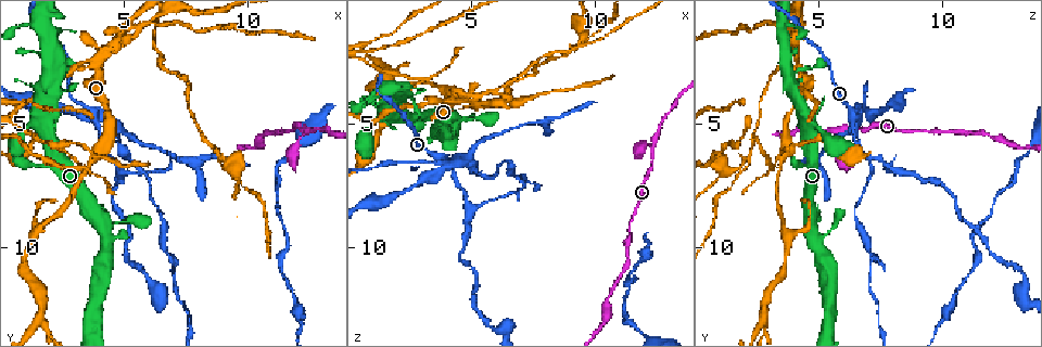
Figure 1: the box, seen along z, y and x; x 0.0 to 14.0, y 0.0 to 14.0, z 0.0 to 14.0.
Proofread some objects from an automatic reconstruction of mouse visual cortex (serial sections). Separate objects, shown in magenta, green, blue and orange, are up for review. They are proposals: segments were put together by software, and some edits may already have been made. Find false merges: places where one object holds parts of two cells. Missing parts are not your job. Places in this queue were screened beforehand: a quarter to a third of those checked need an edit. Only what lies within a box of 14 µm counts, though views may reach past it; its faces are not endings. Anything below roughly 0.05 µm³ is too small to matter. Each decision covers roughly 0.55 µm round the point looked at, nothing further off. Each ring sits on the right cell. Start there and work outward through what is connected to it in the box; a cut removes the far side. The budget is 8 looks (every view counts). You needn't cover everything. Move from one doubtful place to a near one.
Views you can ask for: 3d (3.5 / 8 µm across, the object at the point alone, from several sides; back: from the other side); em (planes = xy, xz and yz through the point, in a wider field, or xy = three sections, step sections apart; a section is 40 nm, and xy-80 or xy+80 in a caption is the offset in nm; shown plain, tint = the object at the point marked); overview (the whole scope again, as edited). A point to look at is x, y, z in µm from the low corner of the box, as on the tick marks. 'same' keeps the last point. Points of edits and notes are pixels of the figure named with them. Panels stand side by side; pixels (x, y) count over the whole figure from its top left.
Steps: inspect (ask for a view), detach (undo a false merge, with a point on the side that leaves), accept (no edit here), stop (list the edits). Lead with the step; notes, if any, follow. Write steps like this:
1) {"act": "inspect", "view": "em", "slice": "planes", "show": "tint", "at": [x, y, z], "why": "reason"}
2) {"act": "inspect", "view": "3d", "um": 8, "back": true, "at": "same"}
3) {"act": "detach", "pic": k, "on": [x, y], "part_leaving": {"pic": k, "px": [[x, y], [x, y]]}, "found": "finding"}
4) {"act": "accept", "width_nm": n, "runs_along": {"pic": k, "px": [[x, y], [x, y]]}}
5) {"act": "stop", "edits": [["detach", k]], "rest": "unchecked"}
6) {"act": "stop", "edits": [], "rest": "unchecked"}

{"act": "inspect", "view": "3d", "um": 8, "at": [4.3, 9.5, 5.2], "why": "thick turns thin"}

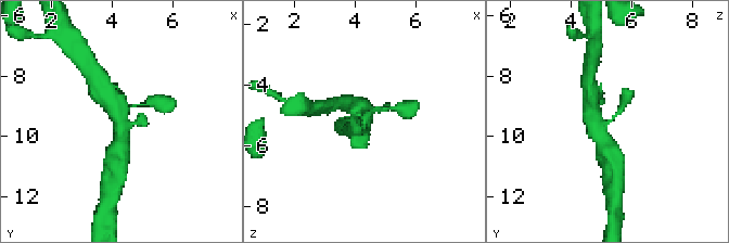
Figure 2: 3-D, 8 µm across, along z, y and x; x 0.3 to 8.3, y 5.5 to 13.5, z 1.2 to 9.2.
{"act": "inspect", "view": "3d", "um": 3.5, "at": [4.3, 9.5, 5.2], "why": "closer look"}

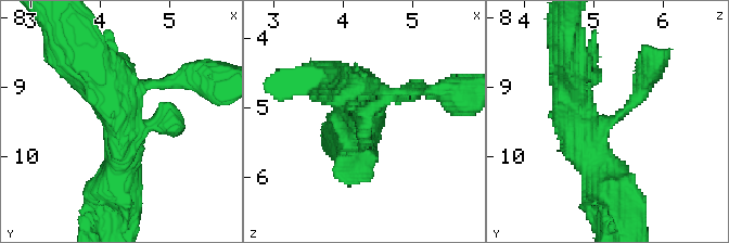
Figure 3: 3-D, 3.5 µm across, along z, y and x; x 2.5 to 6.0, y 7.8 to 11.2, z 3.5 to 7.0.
{"act": "inspect", "view": "em", "slice": "xy", "step": 5, "show": "tint", "at": [4.35, 9.45, 5.25], "why": "shape alone is not enough"}

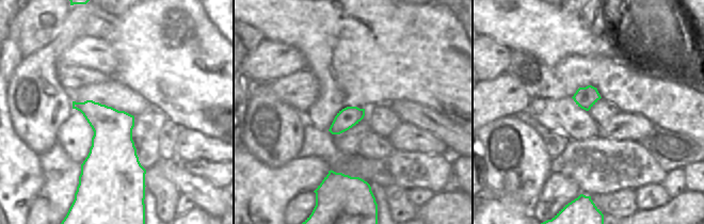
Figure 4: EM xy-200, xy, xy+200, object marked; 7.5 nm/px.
{"act": "accept", "runs_along": {"pic": 3, "px": [[573, 93], [580, 129], [616, 119], [650, 66]]}, "found": "all the same cell"}

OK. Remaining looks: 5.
{"act": "inspect", "view": "3d", "um": 3.5, "at": [1.3, 9.5, 3.7], "why": "three-way junction"}

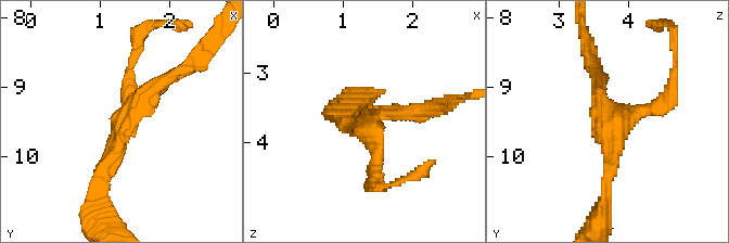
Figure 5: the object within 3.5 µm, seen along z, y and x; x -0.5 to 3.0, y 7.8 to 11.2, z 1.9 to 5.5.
{"act": "inspect", "view": "em", "slice": "xy", "step": 3, "show": "tint", "at": [1.40, 9.50, 3.75], "arms": 3, "arm_widths_nm": [200, 200, 250], "why": "need the tissue"}

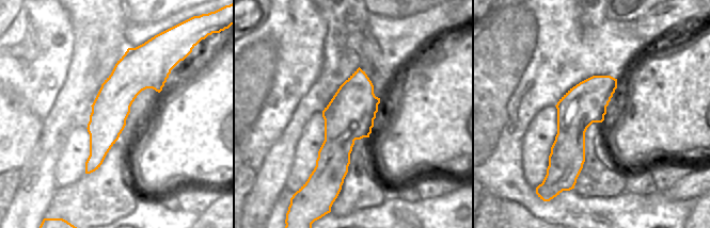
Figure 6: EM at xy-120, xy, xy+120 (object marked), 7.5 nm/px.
{"act": "accept", "runs_along": {"pic": 5, "px": [[179, 69], [129, 113], [102, 187]]}, "found": "continuous, no second cell"}

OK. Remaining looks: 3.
{"act": "inspect", "view": "3d", "um": 3.5, "at": [1.6, 13.0, 2.7], "why": "branch point"}

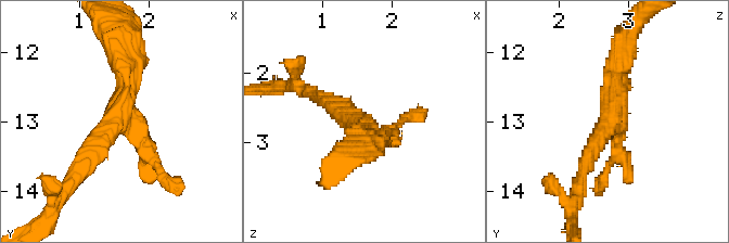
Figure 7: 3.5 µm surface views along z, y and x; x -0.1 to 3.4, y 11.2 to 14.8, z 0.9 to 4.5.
{"act": "accept", "arms": 3, "arm_widths_nm": [150, 250, 300], "runs_along": {"pic": 7, "px": [[118, 50], [118, 119], [75, 174]]}, "found": "one cell here"}

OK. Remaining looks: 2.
{"act": "stop", "edits": [], "rest": "unchecked"}

